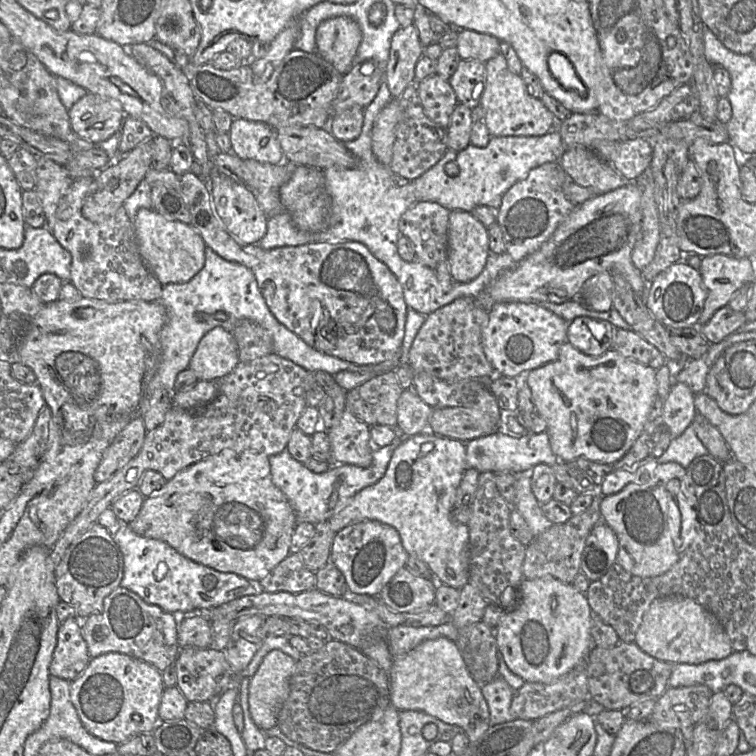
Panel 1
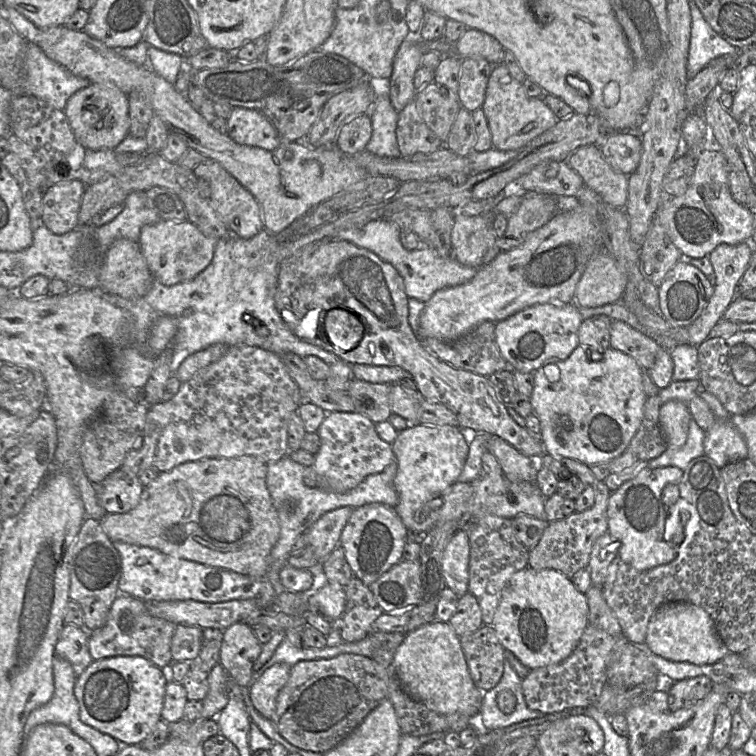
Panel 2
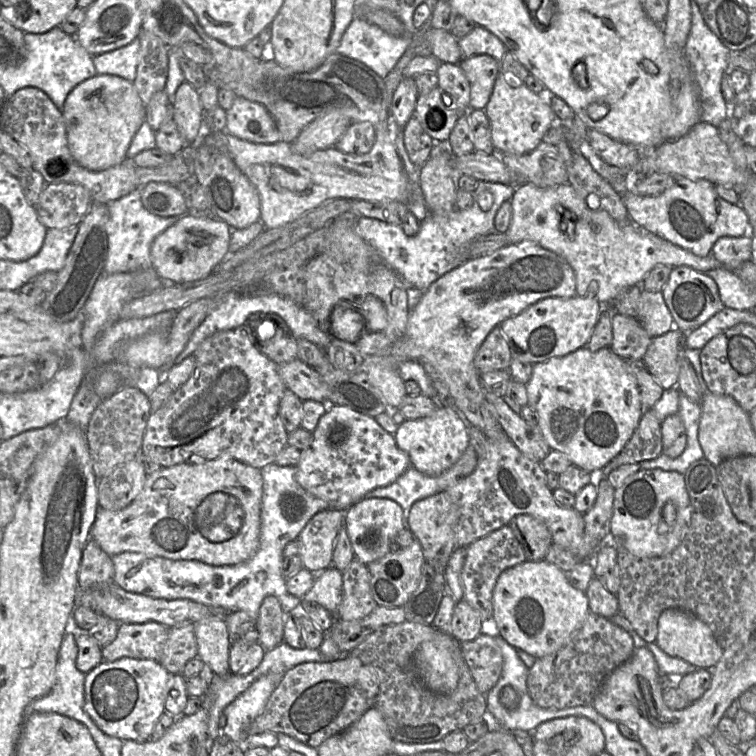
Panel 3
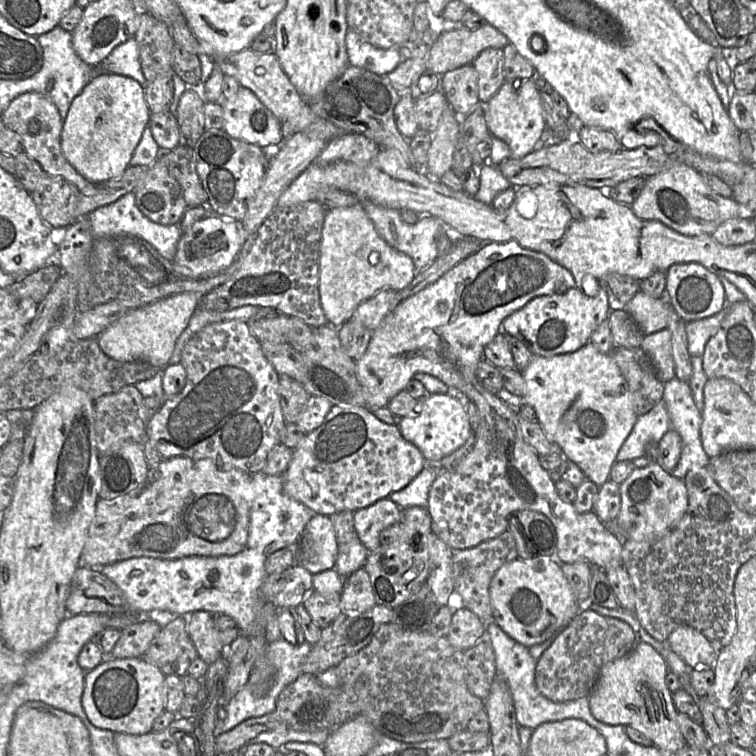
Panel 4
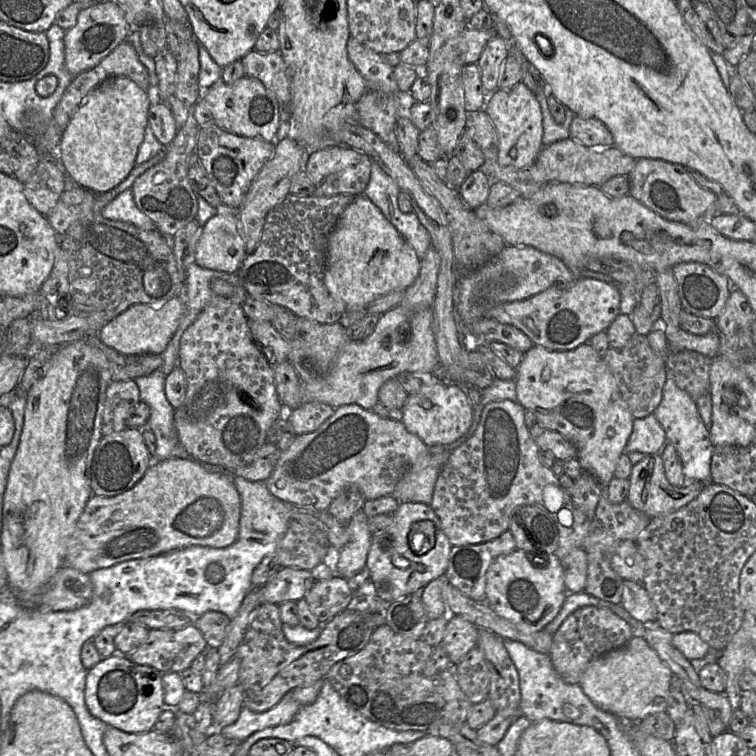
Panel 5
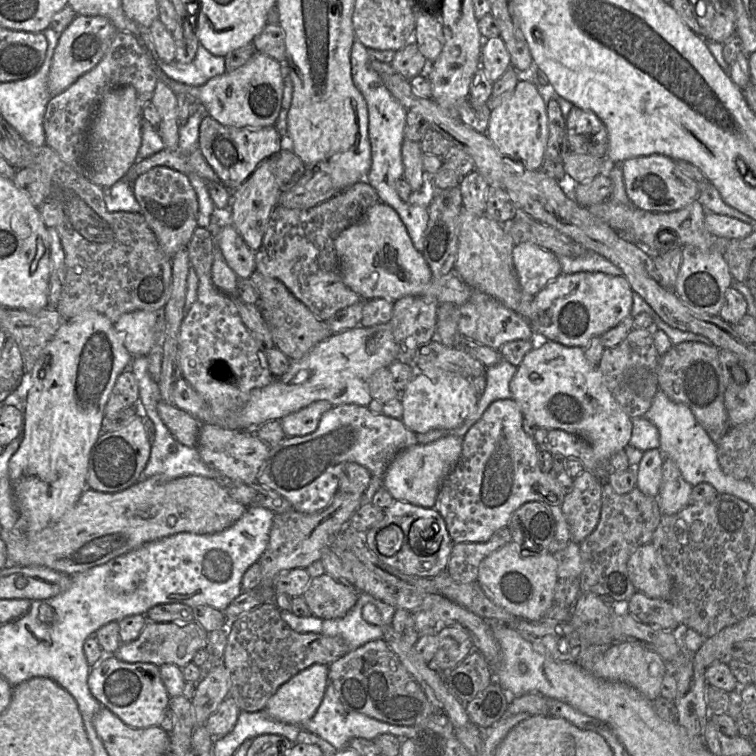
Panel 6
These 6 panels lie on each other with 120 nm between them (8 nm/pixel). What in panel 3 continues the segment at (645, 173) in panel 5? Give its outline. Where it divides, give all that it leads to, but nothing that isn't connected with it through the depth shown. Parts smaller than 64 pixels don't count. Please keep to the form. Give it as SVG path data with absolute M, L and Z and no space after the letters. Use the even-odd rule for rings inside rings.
M581 143L581 152L593 169L621 195L630 222L641 230L656 234L697 256L711 254L714 243L723 236L740 237L746 233L748 215L740 204L731 204L721 198L715 184L705 180L676 178L672 187L658 196L640 196L631 190L630 172L624 172L604 162L587 144Z

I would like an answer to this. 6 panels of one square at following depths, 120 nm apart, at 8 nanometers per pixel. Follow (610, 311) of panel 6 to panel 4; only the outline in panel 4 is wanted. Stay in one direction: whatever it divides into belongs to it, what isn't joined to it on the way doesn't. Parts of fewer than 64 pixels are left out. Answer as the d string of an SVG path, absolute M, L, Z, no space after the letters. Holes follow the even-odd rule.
M602 286L594 296L573 287L564 293L541 295L531 299L502 321L501 331L519 339L532 354L552 356L573 352L585 345L610 311L608 295Z

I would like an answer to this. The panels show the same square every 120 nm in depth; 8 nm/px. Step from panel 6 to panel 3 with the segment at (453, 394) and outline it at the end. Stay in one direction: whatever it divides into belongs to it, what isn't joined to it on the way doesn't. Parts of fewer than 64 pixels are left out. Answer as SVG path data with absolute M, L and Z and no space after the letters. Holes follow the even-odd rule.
M438 406L430 416L405 420L393 435L398 448L409 456L411 467L428 476L438 476L449 469L470 444L468 423L453 407Z

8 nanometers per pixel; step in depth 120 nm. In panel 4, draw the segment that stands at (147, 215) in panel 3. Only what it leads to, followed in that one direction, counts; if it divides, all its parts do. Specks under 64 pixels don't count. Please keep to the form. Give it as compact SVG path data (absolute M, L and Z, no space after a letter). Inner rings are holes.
M134 191L128 192L112 203L103 205L90 212L87 216L94 238L135 236L152 245L165 259L173 262L177 251L177 244L182 235L181 226L178 223L162 225L151 221L137 207Z

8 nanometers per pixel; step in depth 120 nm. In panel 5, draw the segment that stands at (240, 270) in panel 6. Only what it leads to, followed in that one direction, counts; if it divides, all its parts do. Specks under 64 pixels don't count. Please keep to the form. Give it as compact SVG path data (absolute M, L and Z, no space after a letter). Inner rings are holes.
M217 213L200 226L195 263L205 269L237 274L247 253L236 213Z

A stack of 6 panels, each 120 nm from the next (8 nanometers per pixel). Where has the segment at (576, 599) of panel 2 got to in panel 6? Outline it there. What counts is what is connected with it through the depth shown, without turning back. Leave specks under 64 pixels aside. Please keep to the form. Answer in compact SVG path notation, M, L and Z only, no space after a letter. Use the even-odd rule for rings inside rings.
M513 541L485 557L478 570L478 579L485 595L496 605L513 616L529 621L537 621L554 604L557 581L557 562L547 550L529 552Z

